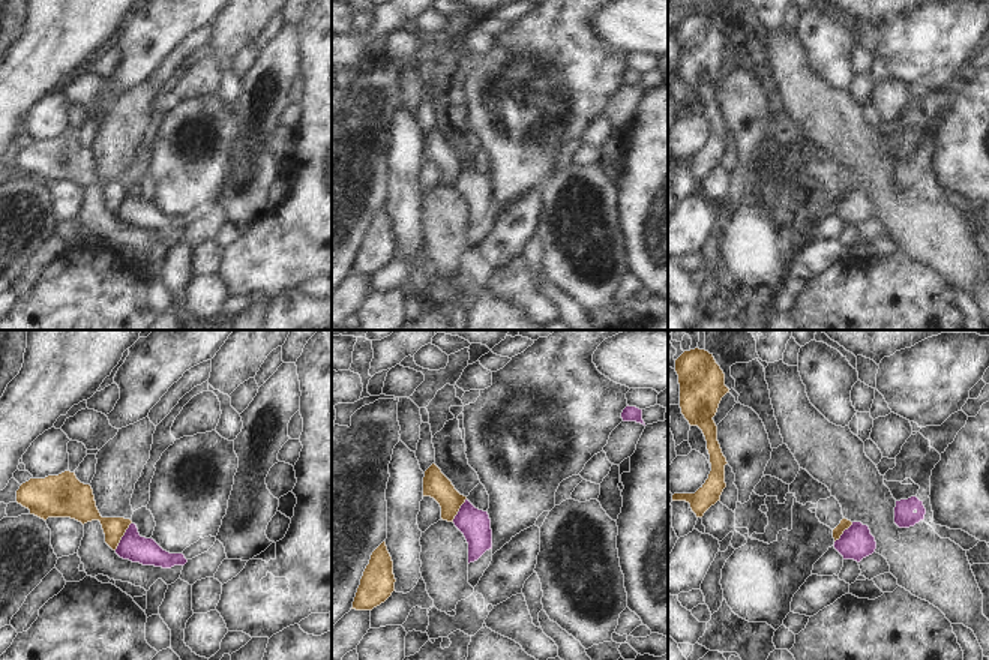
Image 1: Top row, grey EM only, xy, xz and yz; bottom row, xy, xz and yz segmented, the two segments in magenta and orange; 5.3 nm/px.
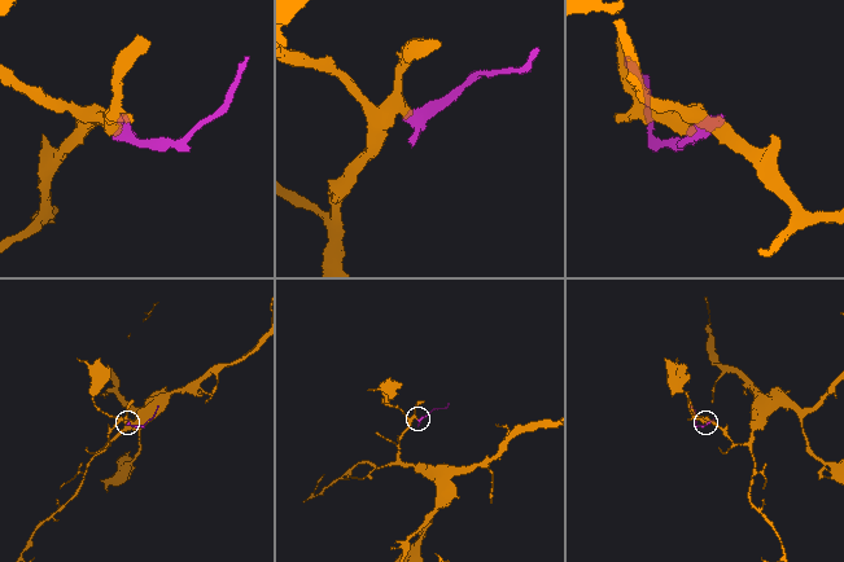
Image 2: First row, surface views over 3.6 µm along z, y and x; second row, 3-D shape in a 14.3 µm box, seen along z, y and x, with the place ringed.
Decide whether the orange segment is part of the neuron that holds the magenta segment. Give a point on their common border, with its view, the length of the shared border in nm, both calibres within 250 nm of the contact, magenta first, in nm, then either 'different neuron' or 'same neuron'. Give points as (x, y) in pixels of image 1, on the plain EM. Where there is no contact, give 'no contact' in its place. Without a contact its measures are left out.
xy (123, 200) | 180 nm | 150/130 nm | different neuron

